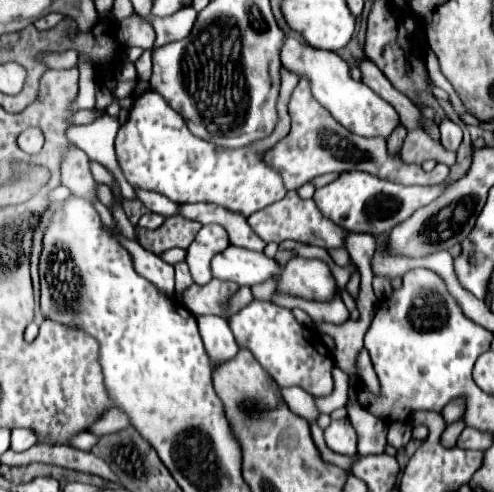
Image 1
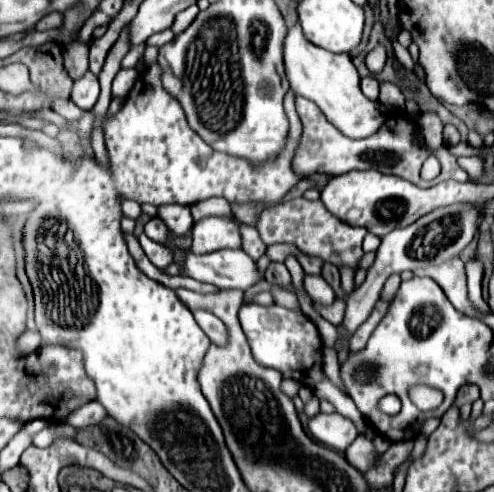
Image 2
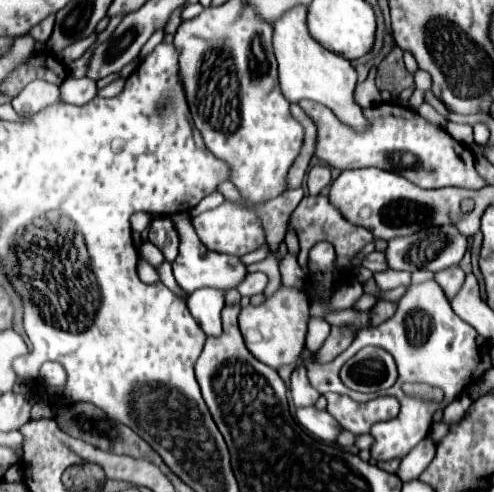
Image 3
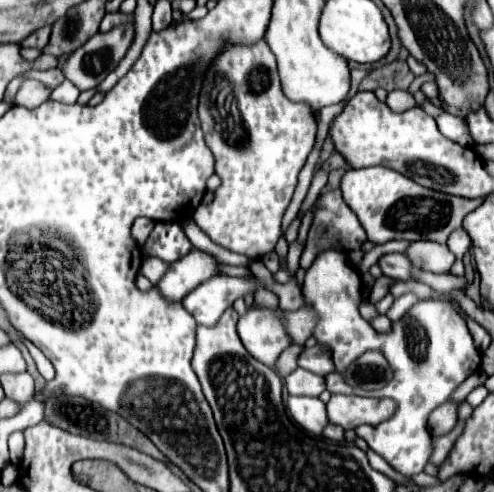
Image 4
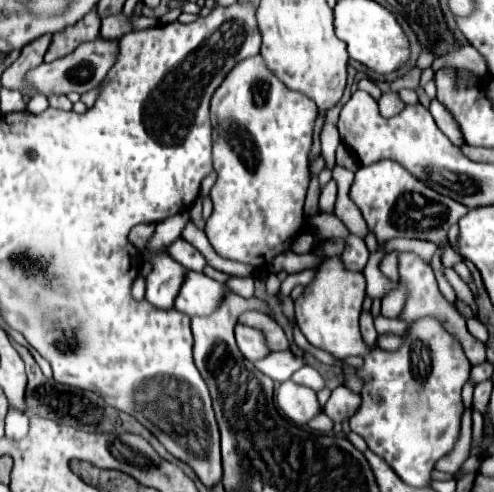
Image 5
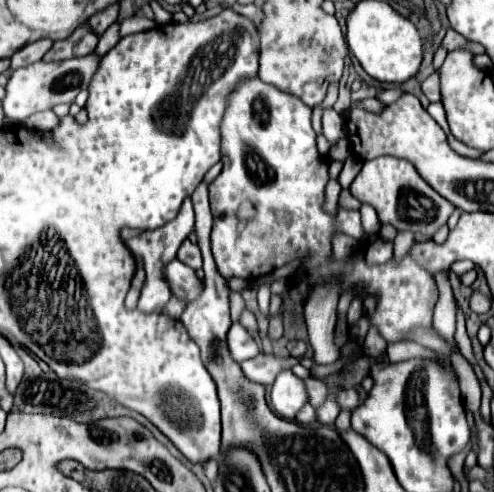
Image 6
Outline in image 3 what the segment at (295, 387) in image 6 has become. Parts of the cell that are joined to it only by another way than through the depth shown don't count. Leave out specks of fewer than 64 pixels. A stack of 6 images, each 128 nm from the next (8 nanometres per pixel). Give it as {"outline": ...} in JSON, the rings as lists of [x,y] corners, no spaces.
{"outline":[[[306,406],[306,408],[298,408],[296,416],[298,416],[298,422],[306,430],[310,430],[316,438],[320,438],[324,442],[334,442],[336,432],[340,432],[340,426],[328,414],[328,410],[318,410],[316,406]]]}

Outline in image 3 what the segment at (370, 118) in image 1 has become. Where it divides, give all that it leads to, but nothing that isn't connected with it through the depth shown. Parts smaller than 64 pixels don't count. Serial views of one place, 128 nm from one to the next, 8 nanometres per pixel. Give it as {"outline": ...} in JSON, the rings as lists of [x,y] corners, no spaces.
{"outline":[[[296,6],[286,10],[276,22],[274,22],[274,54],[280,68],[280,88],[284,98],[288,98],[292,104],[298,104],[300,100],[312,100],[320,102],[346,124],[352,128],[366,128],[366,118],[362,116],[362,108],[354,102],[354,86],[356,86],[356,70],[352,64],[332,54],[330,50],[322,48],[308,32],[306,26],[308,6]]]}

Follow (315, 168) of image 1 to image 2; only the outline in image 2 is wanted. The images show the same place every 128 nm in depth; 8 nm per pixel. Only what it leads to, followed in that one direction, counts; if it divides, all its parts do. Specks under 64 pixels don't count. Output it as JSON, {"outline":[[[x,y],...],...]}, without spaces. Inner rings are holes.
{"outline":[[[300,96],[300,98],[296,98],[296,110],[298,110],[298,116],[304,126],[304,136],[302,136],[300,148],[296,150],[296,160],[292,164],[296,164],[296,172],[300,172],[302,176],[310,176],[314,172],[336,176],[336,174],[344,174],[350,170],[374,168],[384,174],[400,176],[420,188],[428,188],[428,186],[434,186],[434,184],[440,184],[446,180],[470,182],[470,176],[458,166],[458,158],[446,146],[440,146],[436,152],[432,152],[428,148],[428,144],[418,138],[416,124],[412,120],[408,120],[402,112],[388,114],[386,122],[380,126],[380,130],[376,134],[362,138],[362,140],[352,140],[352,138],[346,138],[334,124],[328,122],[326,116],[322,114],[322,110],[314,102]],[[430,154],[434,154],[440,160],[442,172],[436,180],[424,182],[420,178],[420,168]]]}

